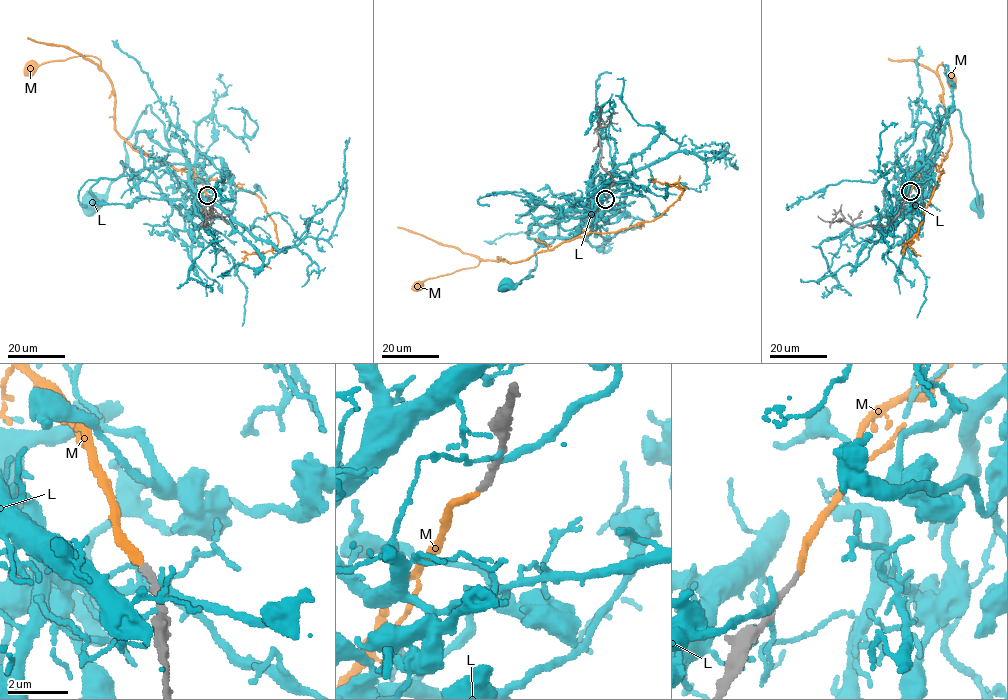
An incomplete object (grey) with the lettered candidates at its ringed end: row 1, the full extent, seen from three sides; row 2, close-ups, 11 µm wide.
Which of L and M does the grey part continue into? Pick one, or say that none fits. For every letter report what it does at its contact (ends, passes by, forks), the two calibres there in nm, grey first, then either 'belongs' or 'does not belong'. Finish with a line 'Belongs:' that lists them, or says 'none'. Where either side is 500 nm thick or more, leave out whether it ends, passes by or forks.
L: it forks | 240/130 nm | does not belong
M: it ends | 190/240 nm | belongs
Belongs: M

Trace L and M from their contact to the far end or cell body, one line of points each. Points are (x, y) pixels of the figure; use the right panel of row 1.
L: (908, 196), (902, 199), (919, 165), (937, 147), (933, 124), (939, 105), (959, 111), (976, 200)
M: (910, 191), (916, 180), (932, 165), (939, 166), (946, 157), (951, 138), (937, 73), (941, 63), (952, 81)

